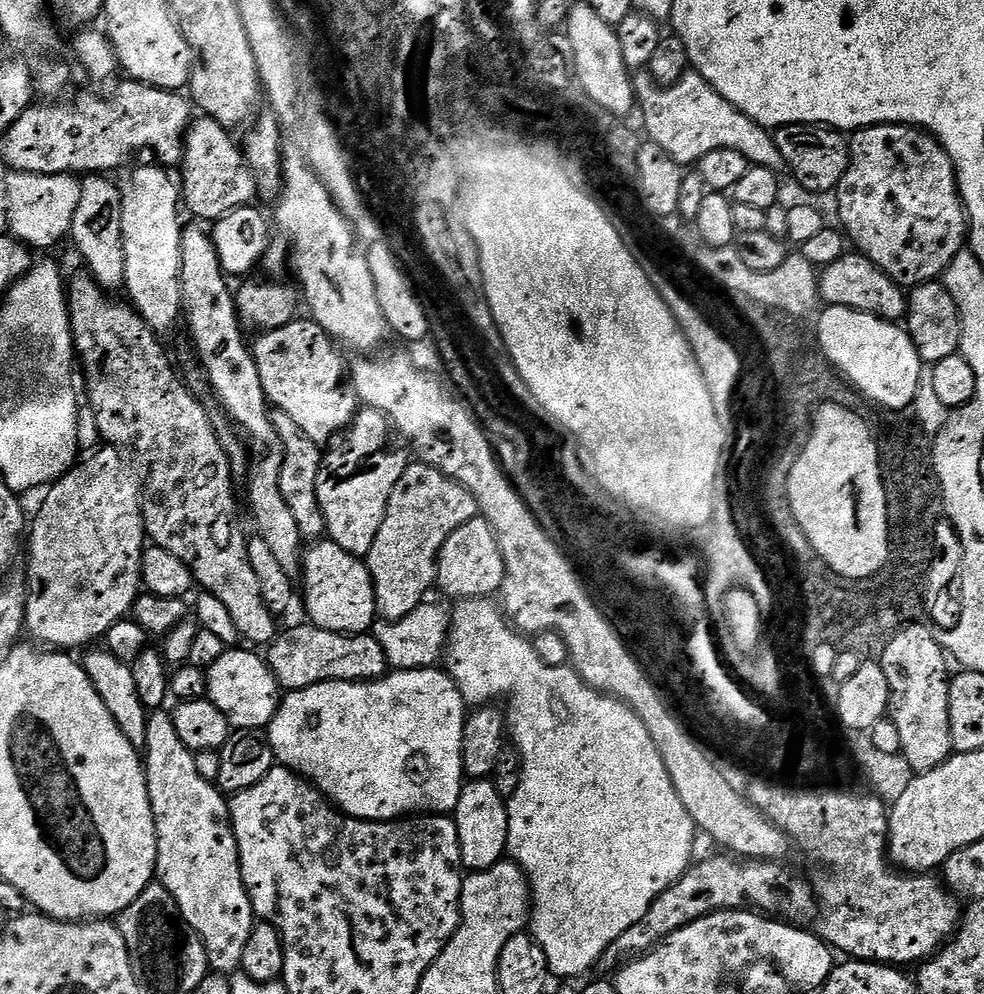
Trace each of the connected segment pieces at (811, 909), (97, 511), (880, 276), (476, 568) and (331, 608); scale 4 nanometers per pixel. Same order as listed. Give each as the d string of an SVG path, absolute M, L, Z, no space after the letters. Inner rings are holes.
M732 854L720 855L724 856L712 856L709 860L702 861L701 864L699 862L693 863L676 883L671 884L652 903L650 910L642 918L642 922L630 926L630 930L626 930L626 934L622 934L601 954L598 965L599 971L604 971L601 972L604 974L615 973L625 962L652 951L657 944L663 944L670 934L674 934L674 930L682 930L682 926L690 926L690 922L708 916L712 912L723 912L726 908L747 909L751 906L761 914L775 914L796 926L807 925L807 920L808 923L815 921L818 915L818 901L813 885L811 883L807 884L798 873L791 872L786 866L787 863L774 860L749 860L747 858L737 858Z
M100 446L100 449L97 450L96 453L93 454L92 457L89 458L89 460L81 459L79 463L77 463L68 473L65 474L63 478L59 480L59 482L51 485L47 489L46 495L48 497L44 500L44 505L40 508L40 513L36 516L36 521L31 521L30 524L30 536L32 532L32 541L28 544L28 572L26 571L26 587L28 589L28 605L26 606L26 618L24 619L24 623L26 625L26 632L33 641L39 642L41 645L44 646L51 646L53 649L56 650L76 650L72 648L76 648L79 646L79 644L88 644L91 645L93 642L91 640L96 640L99 638L107 637L108 631L110 630L110 626L114 626L119 620L125 619L131 613L133 604L136 603L137 596L141 595L142 592L142 577L140 575L140 567L142 566L142 558L144 557L144 550L146 547L146 533L144 530L144 509L142 507L142 480L141 477L136 477L136 472L134 469L131 468L130 465L127 464L126 461L124 461L125 453L121 451L121 449L115 447L115 446Z
M846 254L819 273L819 299L834 308L853 308L880 320L900 322L908 315L905 289L893 282L881 268L859 254Z
M482 518L458 526L440 551L440 561L436 564L436 584L448 596L456 596L457 601L492 598L499 593L504 581L504 558L498 546L494 530Z
M324 538L313 543L305 551L302 561L302 585L304 584L304 608L308 611L307 619L322 630L345 632L347 636L359 636L367 633L376 623L376 599L374 598L374 582L368 573L368 565L359 556L352 556L333 540Z

